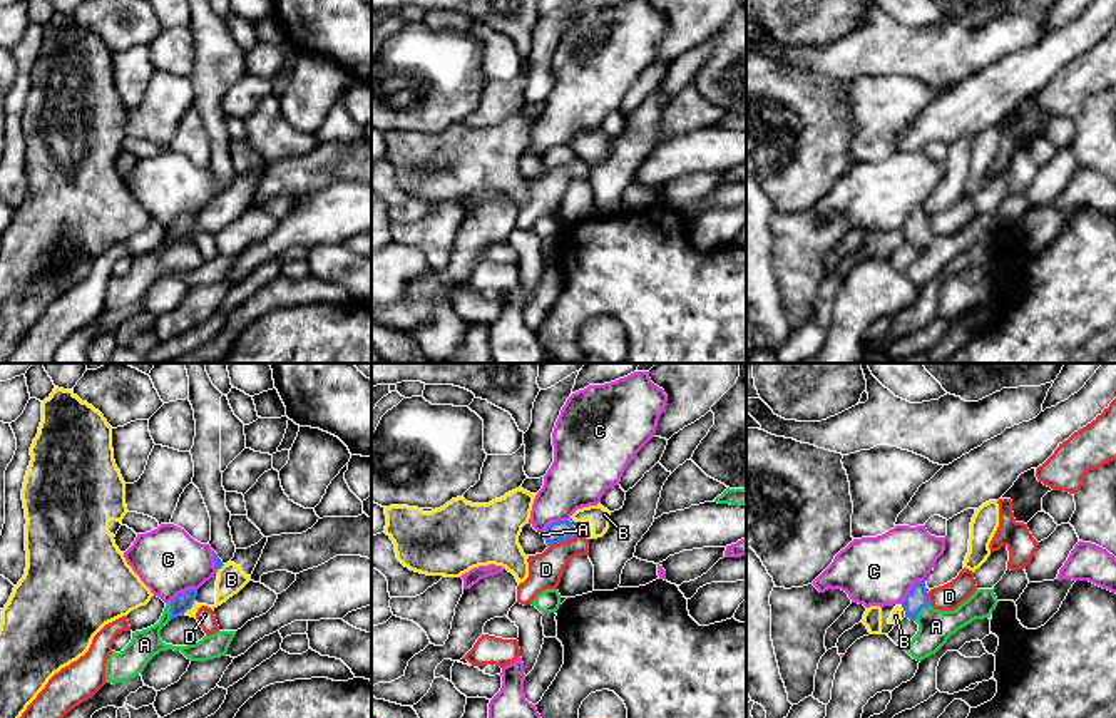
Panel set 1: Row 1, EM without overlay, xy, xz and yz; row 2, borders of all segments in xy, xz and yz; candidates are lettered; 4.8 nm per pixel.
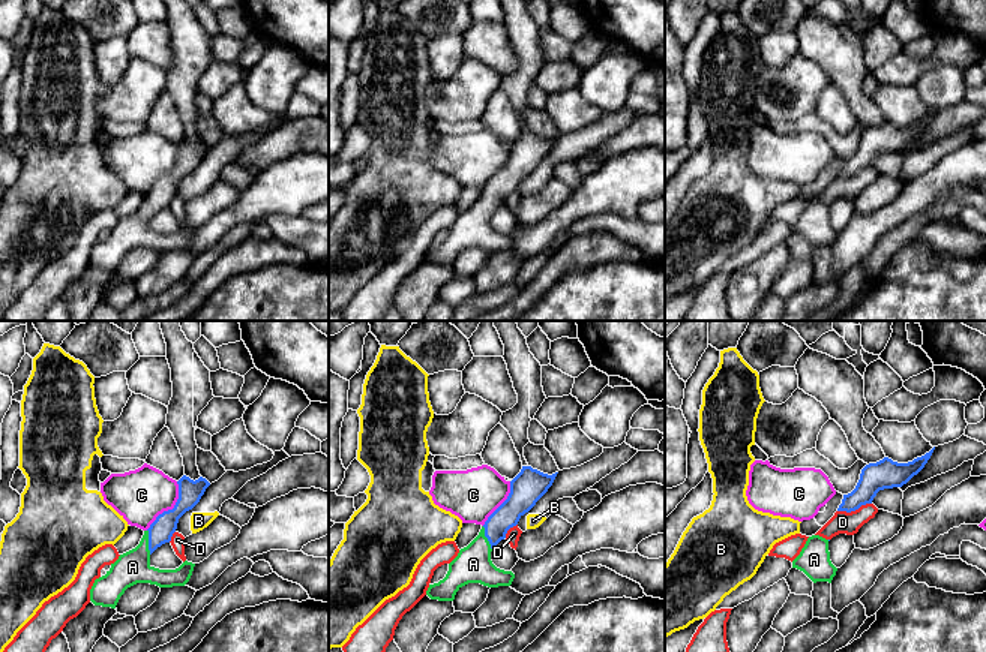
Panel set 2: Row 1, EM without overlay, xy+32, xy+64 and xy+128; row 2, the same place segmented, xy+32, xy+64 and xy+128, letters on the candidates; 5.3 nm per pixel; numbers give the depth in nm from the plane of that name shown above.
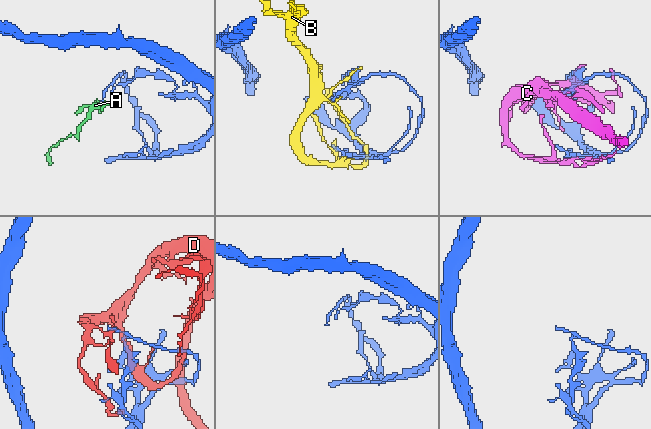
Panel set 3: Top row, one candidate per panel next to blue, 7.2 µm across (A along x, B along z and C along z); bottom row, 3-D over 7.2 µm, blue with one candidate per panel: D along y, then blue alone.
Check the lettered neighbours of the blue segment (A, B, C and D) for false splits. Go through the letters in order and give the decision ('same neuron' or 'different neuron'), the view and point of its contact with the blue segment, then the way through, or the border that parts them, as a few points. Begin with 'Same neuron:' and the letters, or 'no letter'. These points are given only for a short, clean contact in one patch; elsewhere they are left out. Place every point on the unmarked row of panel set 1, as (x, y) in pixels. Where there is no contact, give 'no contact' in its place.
Same neuron: A
A: same neuron | yz (921, 233) | across yz (916, 225), (921, 233), (936, 251)
B: different neuron | xy (189, 233)
C: different neuron | yz (911, 215)
D: different neuron | xz (563, 166)

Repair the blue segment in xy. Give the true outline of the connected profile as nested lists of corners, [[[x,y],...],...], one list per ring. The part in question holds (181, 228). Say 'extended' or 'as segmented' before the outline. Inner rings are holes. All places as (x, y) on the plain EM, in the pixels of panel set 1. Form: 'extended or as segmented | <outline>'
extended | [[[187,214],[166,229],[161,244],[142,256],[132,258],[131,268],[120,276],[112,276],[105,288],[105,308],[122,308],[144,296],[147,288],[161,276],[181,276],[191,286],[207,286],[226,281],[236,256],[218,256],[206,259],[201,266],[187,271],[166,269],[161,254],[174,243],[192,233],[197,214]]]

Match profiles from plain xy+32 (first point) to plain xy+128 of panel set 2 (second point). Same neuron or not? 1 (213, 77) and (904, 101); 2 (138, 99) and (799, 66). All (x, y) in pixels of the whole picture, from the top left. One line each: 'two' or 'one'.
1: two
2: one

